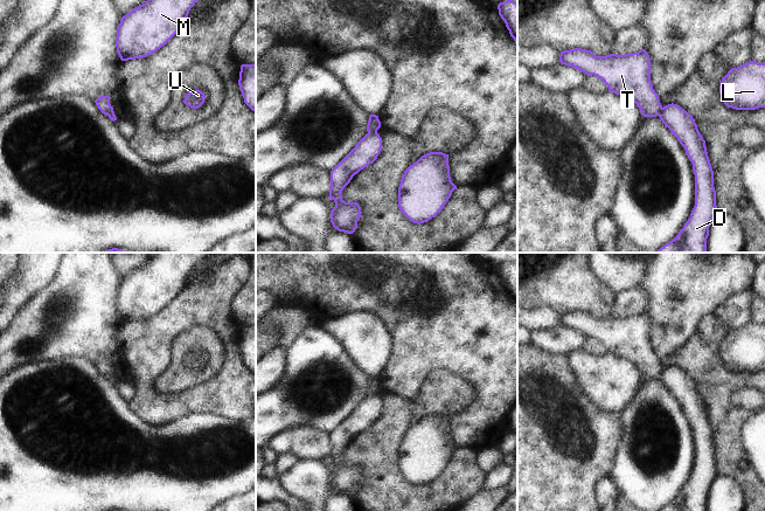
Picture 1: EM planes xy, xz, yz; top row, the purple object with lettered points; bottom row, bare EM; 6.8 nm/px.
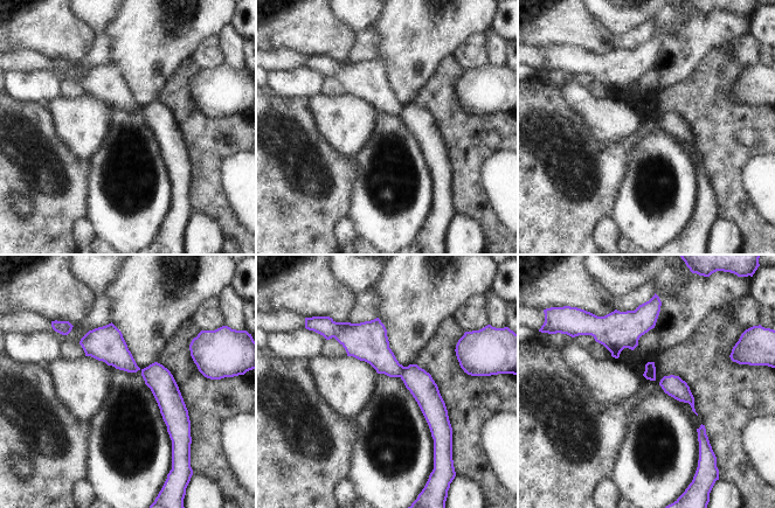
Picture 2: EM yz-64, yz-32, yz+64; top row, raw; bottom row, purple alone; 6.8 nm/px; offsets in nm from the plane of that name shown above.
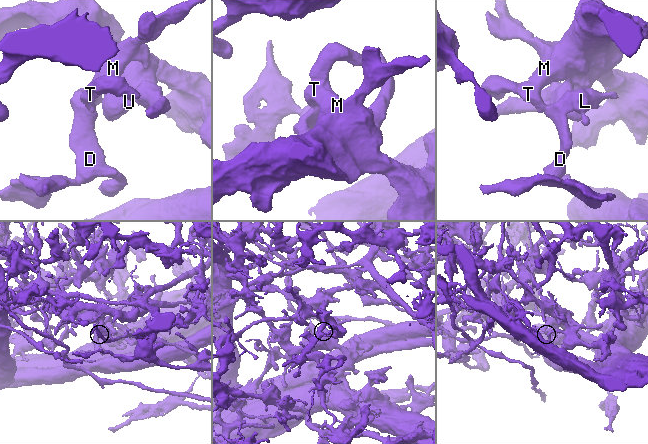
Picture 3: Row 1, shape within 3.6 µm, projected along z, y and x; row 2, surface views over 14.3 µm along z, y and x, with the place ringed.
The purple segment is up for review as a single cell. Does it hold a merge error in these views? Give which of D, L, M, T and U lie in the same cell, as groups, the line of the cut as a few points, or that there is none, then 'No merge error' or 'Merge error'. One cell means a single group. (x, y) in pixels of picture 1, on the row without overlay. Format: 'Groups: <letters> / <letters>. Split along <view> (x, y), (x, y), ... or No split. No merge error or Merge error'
Groups: D L / M T U. Split along xz (376, 392), (368, 394). Merge error

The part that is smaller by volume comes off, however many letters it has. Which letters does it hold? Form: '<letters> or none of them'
D, L

